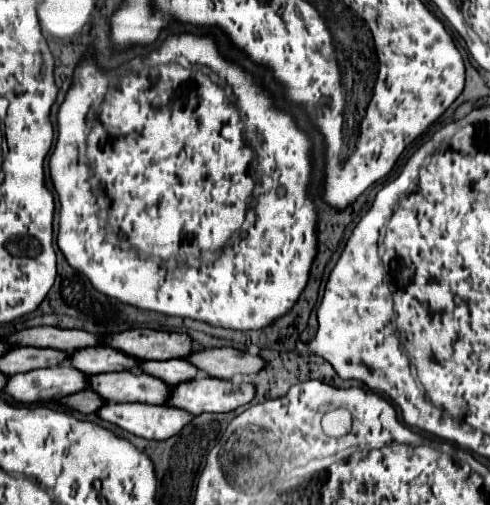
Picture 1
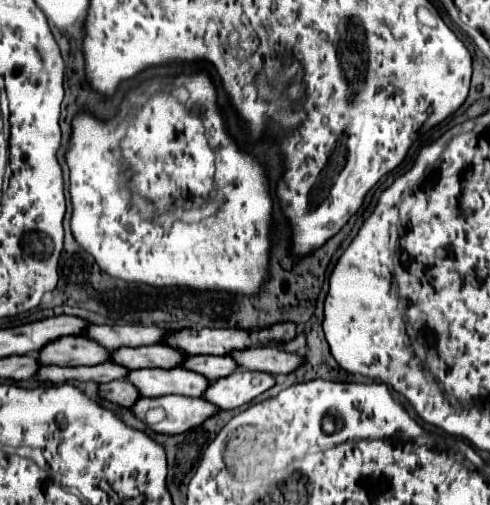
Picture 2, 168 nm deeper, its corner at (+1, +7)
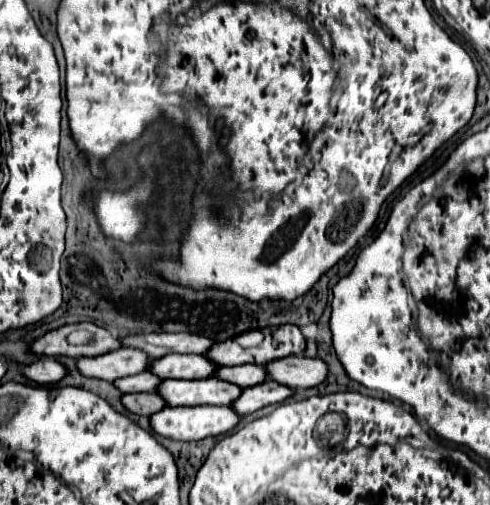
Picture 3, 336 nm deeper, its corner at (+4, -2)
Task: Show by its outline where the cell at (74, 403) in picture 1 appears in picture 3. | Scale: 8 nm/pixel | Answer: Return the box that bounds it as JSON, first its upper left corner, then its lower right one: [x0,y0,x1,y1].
[121,393,165,415]

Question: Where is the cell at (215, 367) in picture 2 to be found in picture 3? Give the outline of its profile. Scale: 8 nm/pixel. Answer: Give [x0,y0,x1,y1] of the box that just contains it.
[213,365,267,389]

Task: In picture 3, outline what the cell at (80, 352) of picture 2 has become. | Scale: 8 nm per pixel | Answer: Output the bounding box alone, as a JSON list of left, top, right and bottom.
[75,347,149,381]

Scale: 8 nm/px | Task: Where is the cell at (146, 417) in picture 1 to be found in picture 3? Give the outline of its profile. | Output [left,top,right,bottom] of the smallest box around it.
[149,407,241,441]

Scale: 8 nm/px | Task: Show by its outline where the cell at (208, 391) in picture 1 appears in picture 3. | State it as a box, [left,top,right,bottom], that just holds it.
[231,379,293,415]

